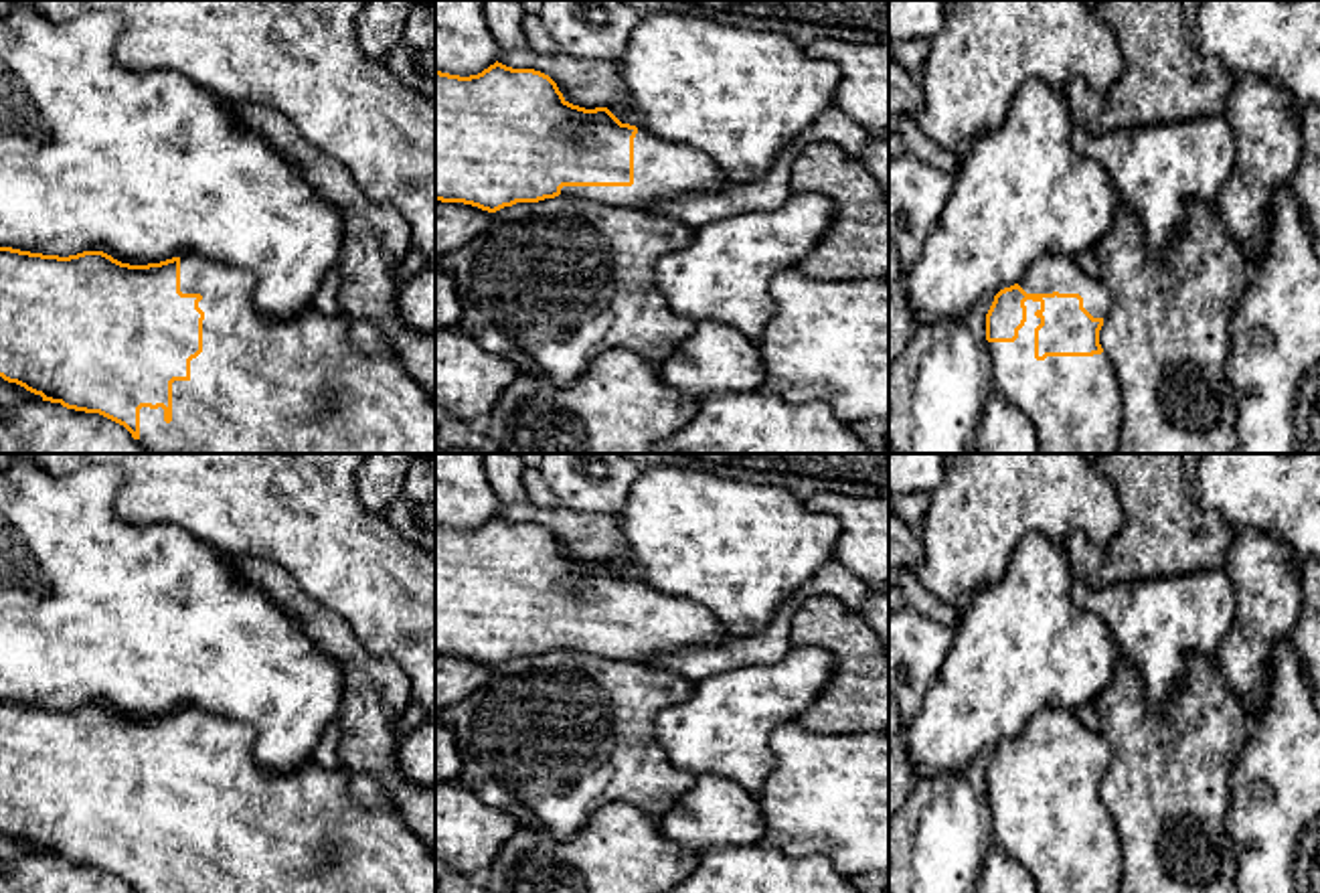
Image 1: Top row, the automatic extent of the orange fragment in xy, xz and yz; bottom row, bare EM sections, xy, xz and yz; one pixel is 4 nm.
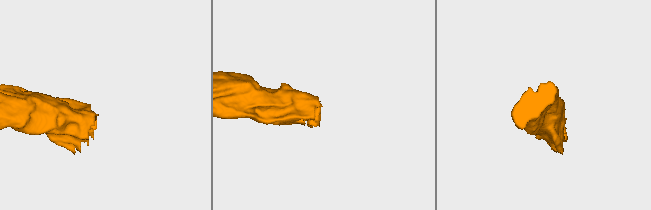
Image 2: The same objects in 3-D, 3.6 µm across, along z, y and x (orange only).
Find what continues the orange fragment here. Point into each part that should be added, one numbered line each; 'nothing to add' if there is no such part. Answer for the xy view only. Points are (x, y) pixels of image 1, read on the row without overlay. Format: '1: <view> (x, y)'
1: xy (256, 833)

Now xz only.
1: xz (663, 624)

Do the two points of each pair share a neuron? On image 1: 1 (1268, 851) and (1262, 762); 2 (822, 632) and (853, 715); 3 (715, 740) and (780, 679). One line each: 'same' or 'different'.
1: same
2: same
3: same

